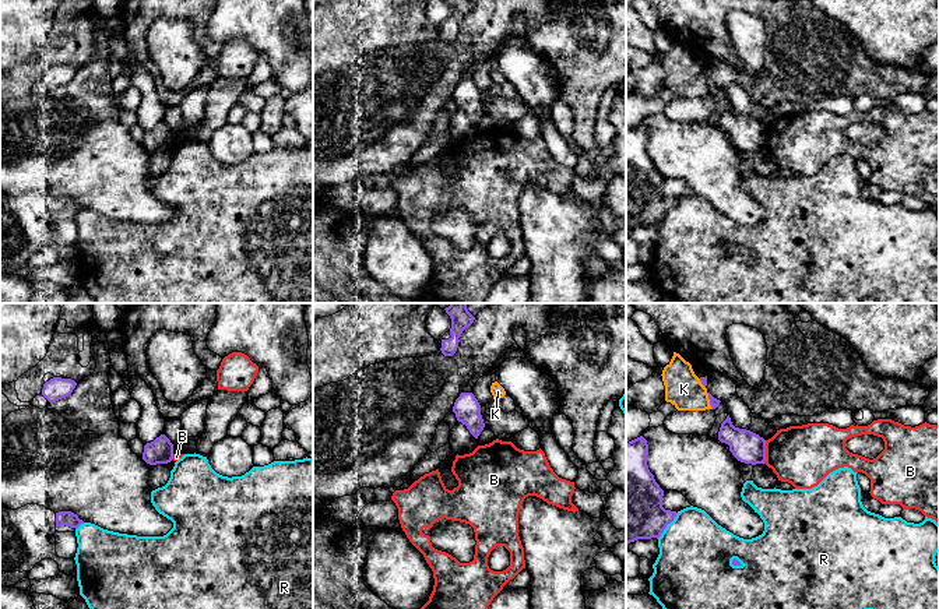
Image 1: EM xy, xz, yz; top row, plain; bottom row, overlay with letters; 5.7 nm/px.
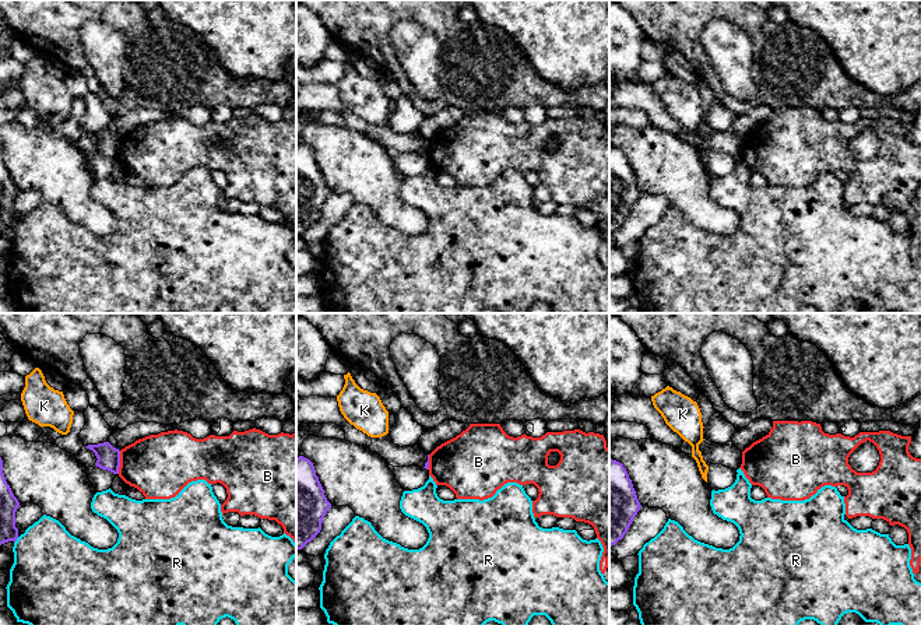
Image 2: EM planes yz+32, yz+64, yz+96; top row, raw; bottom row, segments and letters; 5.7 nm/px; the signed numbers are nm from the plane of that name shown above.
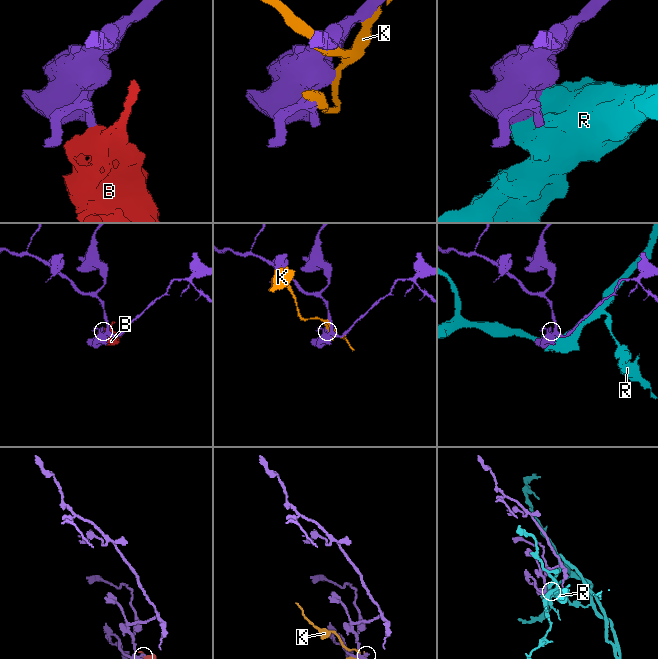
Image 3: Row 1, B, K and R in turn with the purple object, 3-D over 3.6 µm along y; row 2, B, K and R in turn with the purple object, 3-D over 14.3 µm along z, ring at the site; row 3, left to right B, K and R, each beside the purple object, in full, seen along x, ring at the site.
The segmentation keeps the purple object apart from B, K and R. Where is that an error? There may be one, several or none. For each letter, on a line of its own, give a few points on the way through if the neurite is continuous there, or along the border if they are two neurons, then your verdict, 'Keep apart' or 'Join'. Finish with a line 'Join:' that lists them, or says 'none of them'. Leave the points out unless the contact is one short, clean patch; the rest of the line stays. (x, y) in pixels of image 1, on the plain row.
B: Boundary: yz (766, 127), (766, 147), (763, 150). Keep apart
K: Keep apart
R: Keep apart
Join: none of them

